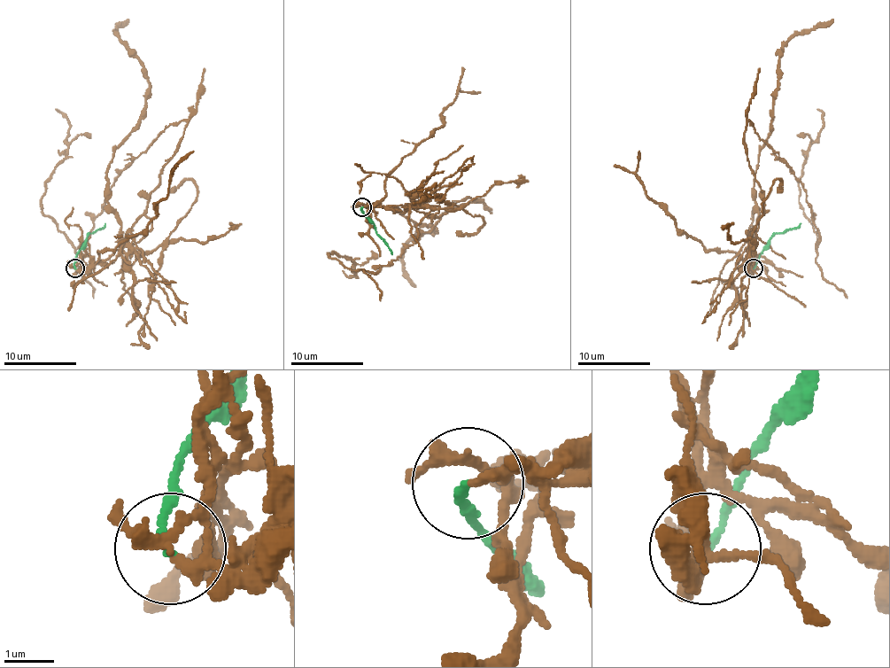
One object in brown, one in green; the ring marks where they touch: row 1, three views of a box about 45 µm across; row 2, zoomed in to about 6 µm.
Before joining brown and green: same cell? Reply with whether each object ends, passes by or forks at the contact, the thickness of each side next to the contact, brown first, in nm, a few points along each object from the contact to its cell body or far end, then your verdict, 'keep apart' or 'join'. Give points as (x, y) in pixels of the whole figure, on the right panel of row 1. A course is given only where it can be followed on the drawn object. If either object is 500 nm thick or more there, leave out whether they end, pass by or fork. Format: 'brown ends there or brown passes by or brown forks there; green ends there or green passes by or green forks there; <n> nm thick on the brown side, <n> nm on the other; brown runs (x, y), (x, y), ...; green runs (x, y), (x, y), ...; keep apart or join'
brown passes by; green ends there; 160 nm thick on the brown side, 150 nm on the other; brown runs (753, 268), (763, 192), (747, 123), (801, 185), (816, 246), (798, 203), (822, 127), (816, 108); green runs (753, 268), (760, 252), (773, 236), (784, 234), (800, 223); keep apart

